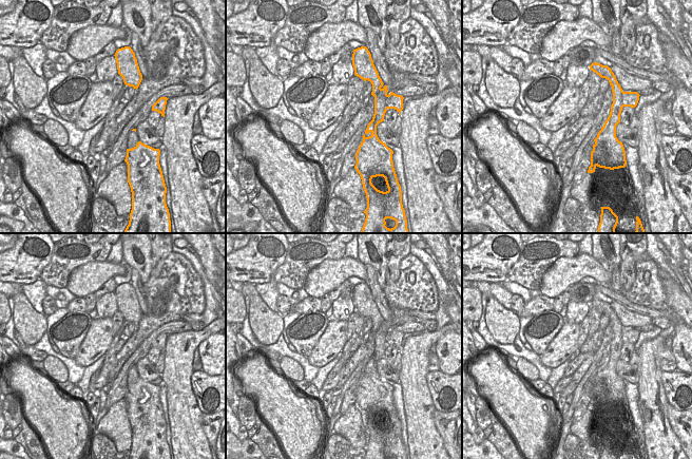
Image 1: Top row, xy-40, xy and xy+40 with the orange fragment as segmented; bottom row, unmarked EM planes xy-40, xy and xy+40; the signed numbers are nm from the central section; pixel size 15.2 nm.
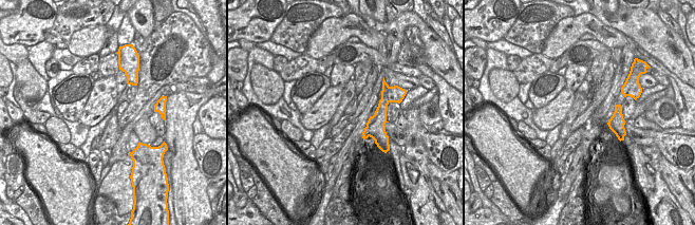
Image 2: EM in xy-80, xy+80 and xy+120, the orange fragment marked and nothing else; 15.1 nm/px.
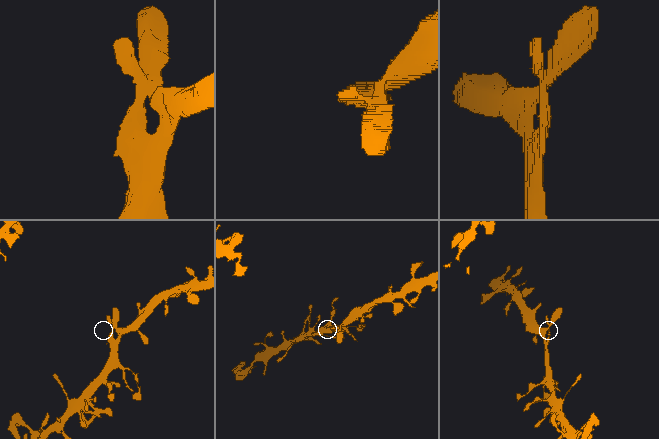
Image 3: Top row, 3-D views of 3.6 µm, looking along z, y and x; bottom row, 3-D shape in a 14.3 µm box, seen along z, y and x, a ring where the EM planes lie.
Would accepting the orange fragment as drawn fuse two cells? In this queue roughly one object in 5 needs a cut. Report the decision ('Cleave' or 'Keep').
Keep.

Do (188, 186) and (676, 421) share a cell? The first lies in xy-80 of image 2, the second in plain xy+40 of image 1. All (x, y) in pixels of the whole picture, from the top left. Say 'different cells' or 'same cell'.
different cells

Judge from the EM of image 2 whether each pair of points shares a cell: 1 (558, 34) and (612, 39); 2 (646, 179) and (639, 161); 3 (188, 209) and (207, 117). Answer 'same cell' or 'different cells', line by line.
1: same cell
2: same cell
3: different cells

